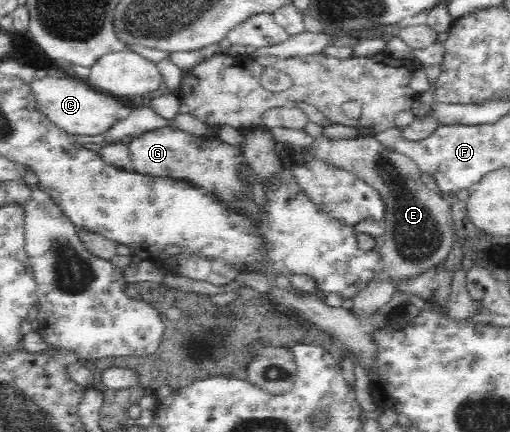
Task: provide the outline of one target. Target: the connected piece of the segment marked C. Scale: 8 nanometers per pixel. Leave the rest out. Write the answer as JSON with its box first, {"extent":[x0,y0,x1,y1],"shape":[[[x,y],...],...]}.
{"extent":[27,76,123,137],"shape":[[[30,76],[27,79],[31,95],[35,102],[35,109],[50,124],[53,124],[63,133],[73,136],[83,137],[83,135],[97,135],[105,133],[117,121],[117,109],[123,106],[114,96],[97,92],[87,82],[77,81],[70,76],[57,78],[43,76],[35,78]]]}

